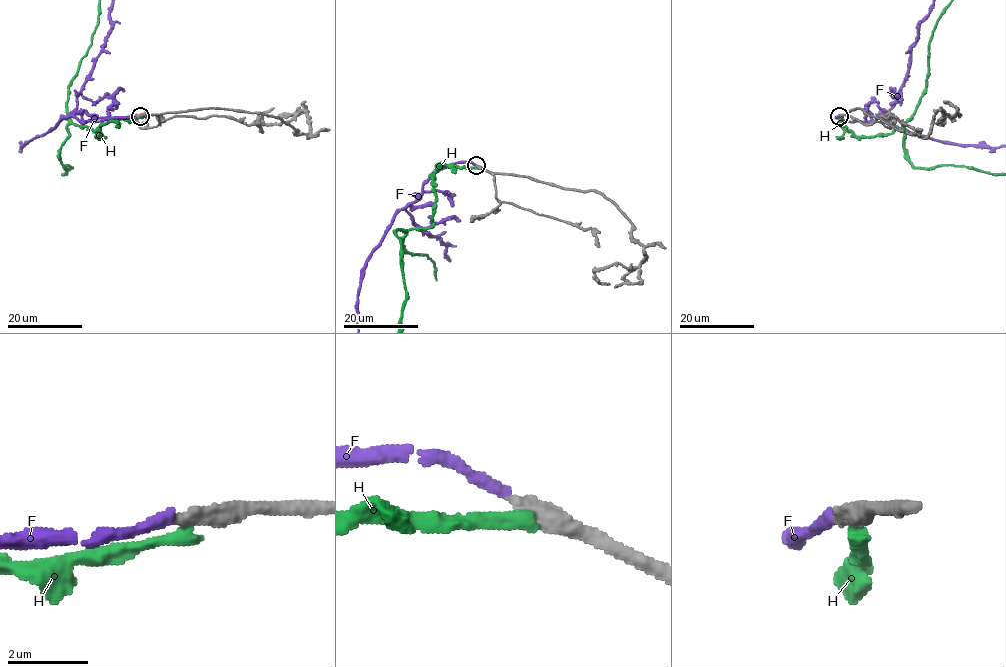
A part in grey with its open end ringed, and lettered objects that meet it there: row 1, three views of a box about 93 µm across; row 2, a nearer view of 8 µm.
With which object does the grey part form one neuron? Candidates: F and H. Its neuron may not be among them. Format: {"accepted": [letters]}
{"accepted": ["F"]}

